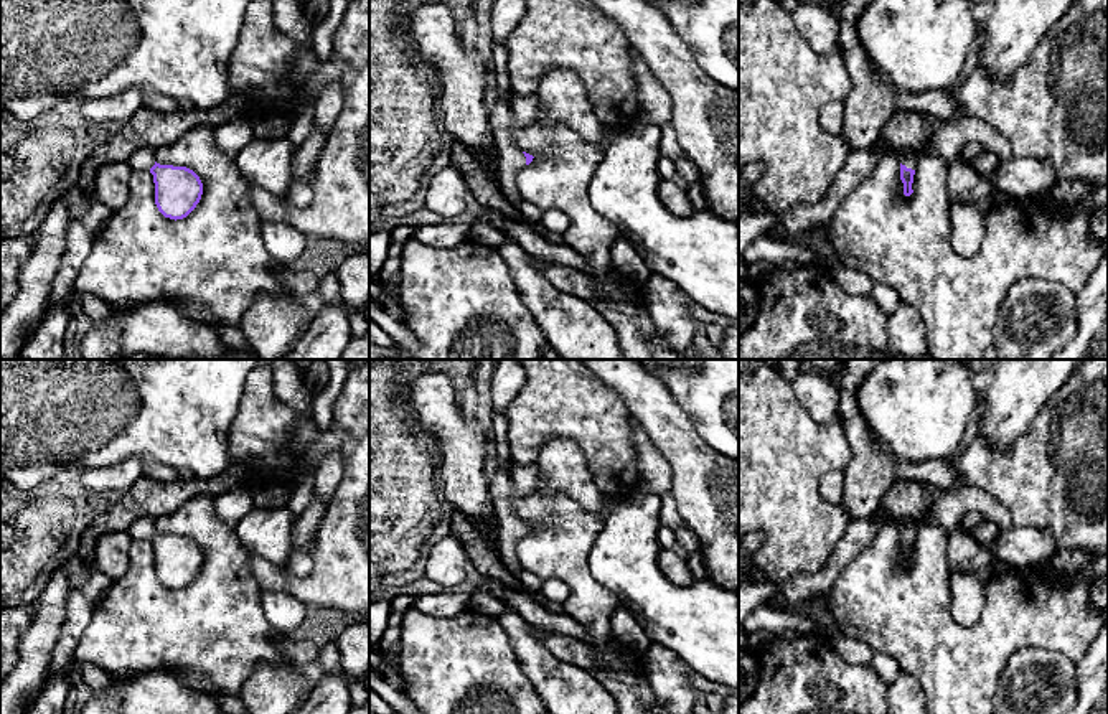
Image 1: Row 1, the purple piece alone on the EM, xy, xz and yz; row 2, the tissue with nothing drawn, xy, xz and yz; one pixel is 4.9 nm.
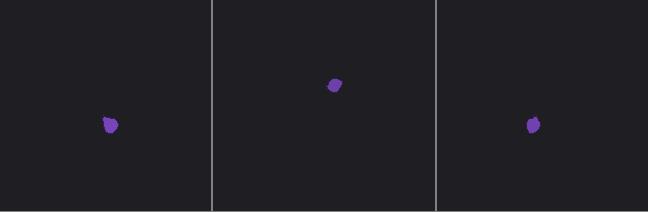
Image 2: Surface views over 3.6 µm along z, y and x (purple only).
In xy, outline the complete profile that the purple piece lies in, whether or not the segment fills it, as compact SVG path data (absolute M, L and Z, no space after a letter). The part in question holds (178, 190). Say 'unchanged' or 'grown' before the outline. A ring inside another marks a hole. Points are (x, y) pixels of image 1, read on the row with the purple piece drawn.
grown | M142 147L125 162L132 170L148 170L155 183L155 204L170 219L186 218L200 203L203 183L186 167L160 165L155 162L155 150Z

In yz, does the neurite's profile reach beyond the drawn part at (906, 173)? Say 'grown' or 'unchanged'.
grown

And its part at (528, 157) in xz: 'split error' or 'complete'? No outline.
split error

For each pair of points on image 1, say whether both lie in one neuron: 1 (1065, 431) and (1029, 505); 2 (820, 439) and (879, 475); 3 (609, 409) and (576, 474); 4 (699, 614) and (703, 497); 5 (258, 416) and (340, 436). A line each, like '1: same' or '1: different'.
1: same
2: different
3: different
4: different
5: same

